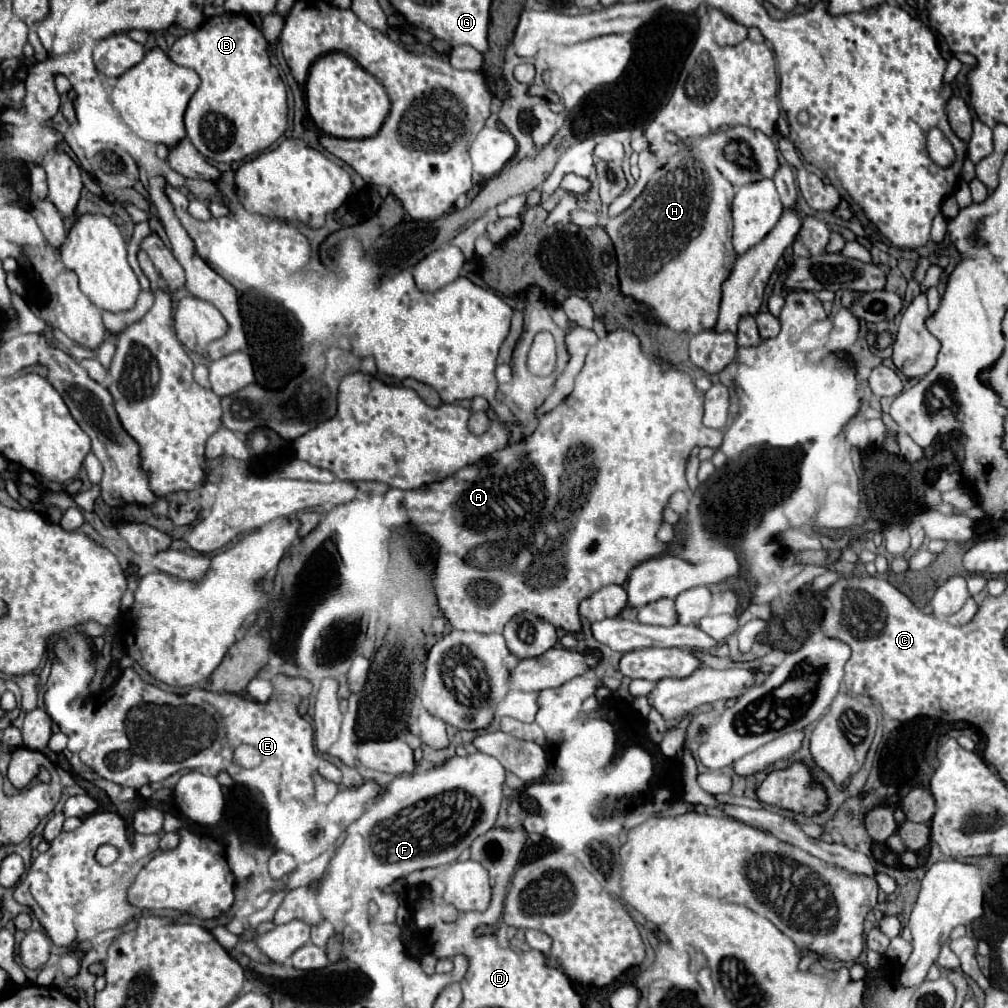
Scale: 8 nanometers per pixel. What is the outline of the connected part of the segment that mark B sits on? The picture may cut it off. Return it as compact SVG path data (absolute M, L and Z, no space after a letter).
M223 13L219 17L207 19L199 29L179 37L167 51L169 59L177 65L195 69L201 77L199 89L193 93L189 107L185 111L185 129L189 141L195 149L211 159L233 163L241 161L253 153L259 153L273 145L287 129L287 91L285 85L269 59L269 43L261 29L247 17L239 13Z

